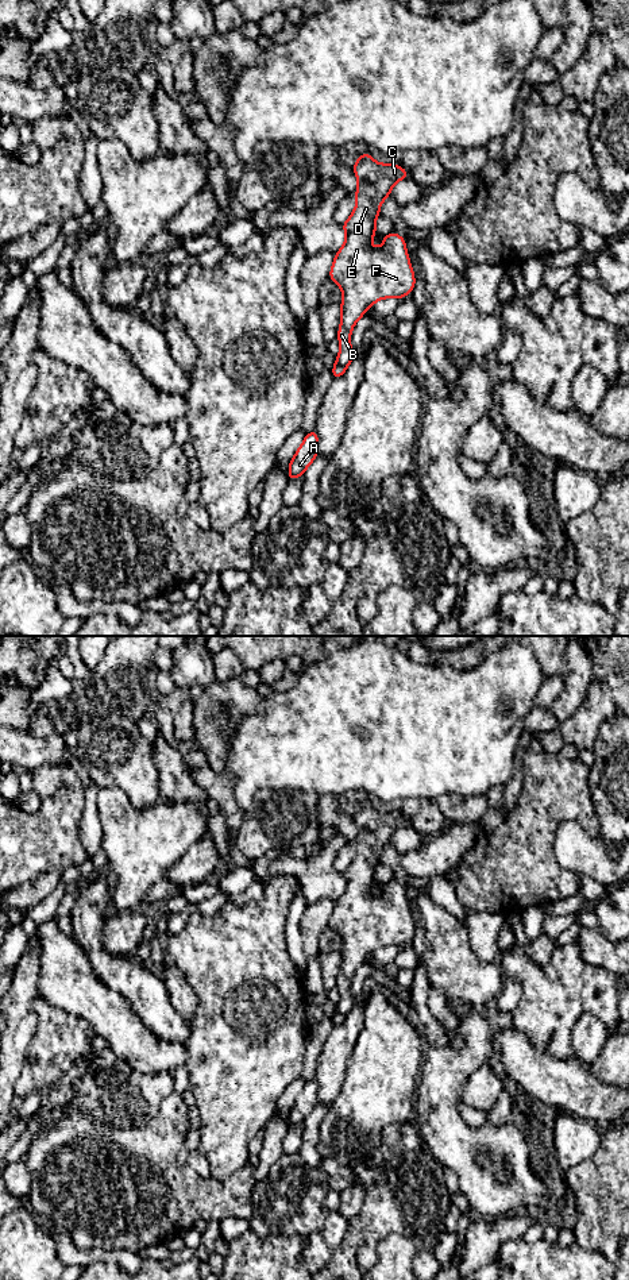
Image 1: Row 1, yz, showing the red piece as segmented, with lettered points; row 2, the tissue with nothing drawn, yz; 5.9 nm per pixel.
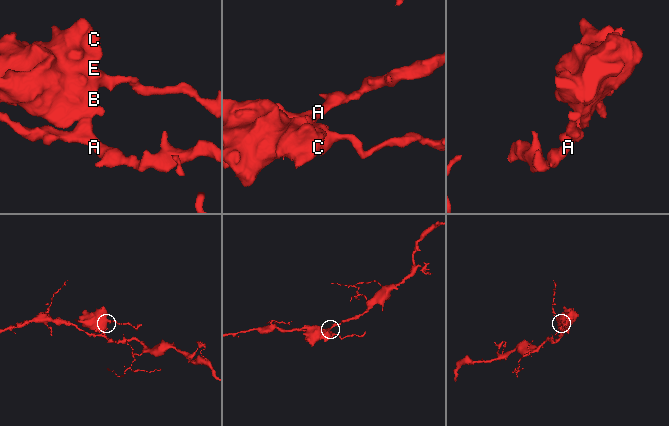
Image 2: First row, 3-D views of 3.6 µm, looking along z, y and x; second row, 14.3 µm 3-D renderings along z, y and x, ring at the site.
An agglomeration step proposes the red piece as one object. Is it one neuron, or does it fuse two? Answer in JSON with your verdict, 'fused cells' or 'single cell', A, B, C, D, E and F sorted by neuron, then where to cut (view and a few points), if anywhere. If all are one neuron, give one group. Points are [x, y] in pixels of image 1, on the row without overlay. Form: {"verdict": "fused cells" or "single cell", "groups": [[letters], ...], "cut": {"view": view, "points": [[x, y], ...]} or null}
{"verdict": "fused cells", "groups": [["A"], ["B", "C", "D", "E", "F"]], "cut": {"view": "yz", "points": [[336, 1006], [346, 1017]]}}

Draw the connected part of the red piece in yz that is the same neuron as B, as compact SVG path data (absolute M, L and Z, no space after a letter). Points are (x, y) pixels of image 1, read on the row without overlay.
M368 801L359 803L352 814L358 826L354 841L356 852L341 872L346 887L335 902L329 928L343 940L337 1010L347 1017L355 1002L351 979L366 959L377 949L389 945L405 946L416 933L406 888L390 880L381 895L373 895L375 871L391 836L410 822L397 811L379 811Z

